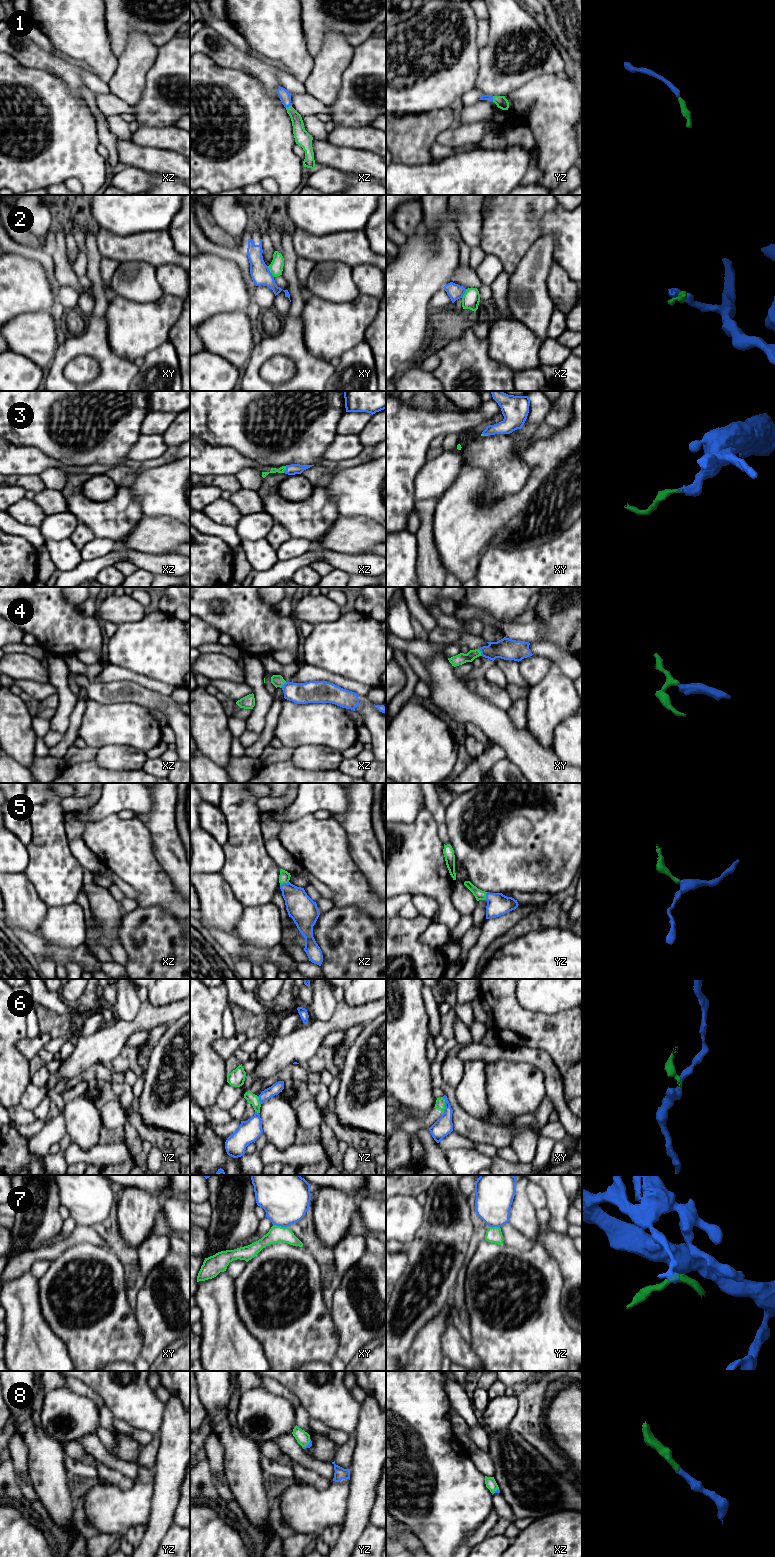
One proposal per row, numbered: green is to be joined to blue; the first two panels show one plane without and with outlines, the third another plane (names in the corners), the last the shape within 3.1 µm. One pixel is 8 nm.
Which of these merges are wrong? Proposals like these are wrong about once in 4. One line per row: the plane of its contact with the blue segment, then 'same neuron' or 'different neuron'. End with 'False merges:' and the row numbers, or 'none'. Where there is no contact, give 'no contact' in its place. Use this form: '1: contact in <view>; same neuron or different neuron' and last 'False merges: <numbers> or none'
1: contact in xz; same neuron
2: contact in xy; different neuron
3: contact in xz; same neuron
4: contact in xy; same neuron
5: contact in xz; same neuron
6: contact in xy; different neuron
7: contact in xy; different neuron
8: contact in yz; same neuron
False merges: 2, 6, 7

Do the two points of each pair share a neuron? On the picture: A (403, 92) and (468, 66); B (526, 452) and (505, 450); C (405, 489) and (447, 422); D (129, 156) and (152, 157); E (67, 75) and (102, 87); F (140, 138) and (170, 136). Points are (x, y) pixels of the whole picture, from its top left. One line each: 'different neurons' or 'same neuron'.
A: same neuron
B: different neurons
C: same neuron
D: same neuron
E: different neurons
F: same neuron

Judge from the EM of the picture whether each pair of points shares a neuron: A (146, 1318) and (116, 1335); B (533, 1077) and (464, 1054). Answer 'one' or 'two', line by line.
A: two
B: two

